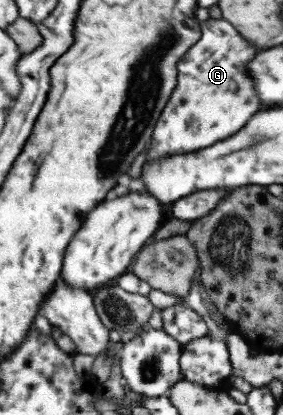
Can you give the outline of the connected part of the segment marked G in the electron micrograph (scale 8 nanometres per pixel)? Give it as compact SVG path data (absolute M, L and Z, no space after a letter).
M226 19L204 21L204 39L200 39L200 43L184 55L184 63L180 63L178 89L160 117L150 143L152 151L148 151L145 163L170 155L196 153L239 133L263 103L248 73L248 65L256 53L256 45L246 41Z

